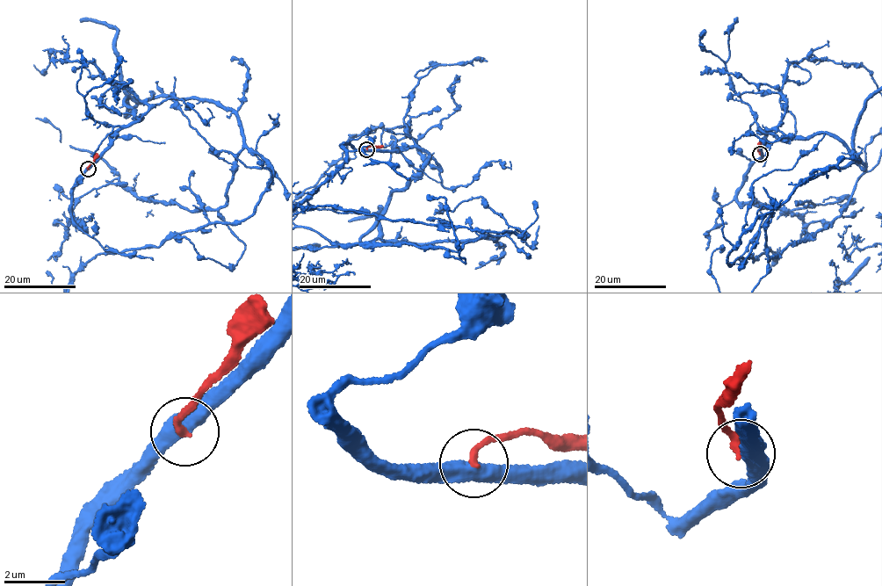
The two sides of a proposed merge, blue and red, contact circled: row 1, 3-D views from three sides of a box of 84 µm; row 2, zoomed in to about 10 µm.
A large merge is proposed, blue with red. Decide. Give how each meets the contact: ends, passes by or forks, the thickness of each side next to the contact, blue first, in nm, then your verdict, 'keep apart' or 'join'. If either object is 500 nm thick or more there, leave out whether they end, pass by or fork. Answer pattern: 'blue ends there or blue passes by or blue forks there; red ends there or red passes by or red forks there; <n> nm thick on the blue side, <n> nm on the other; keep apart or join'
550 nm thick on the blue side, 220 nm on the other; keep apart

